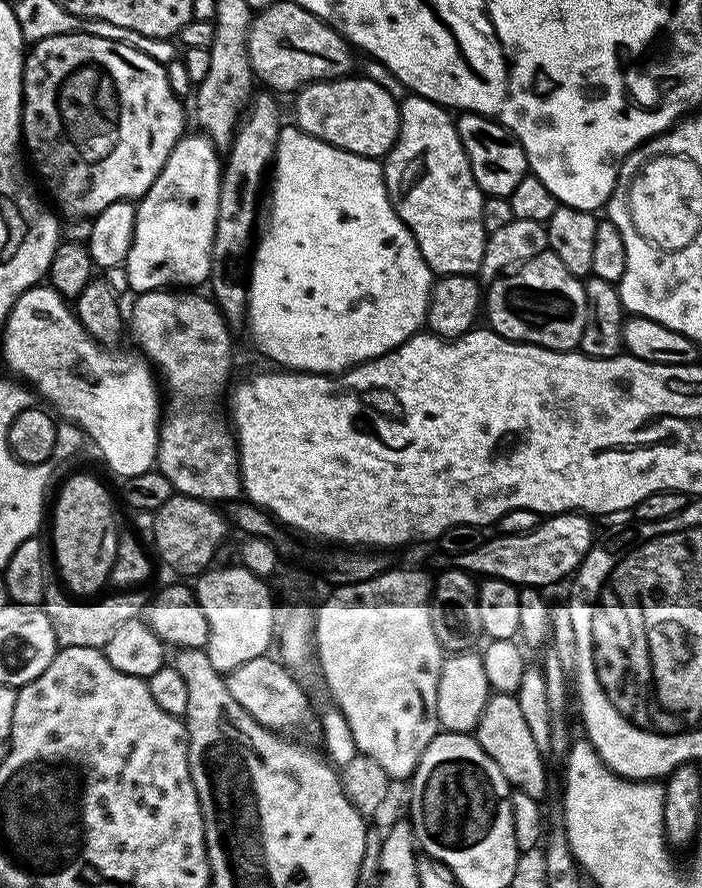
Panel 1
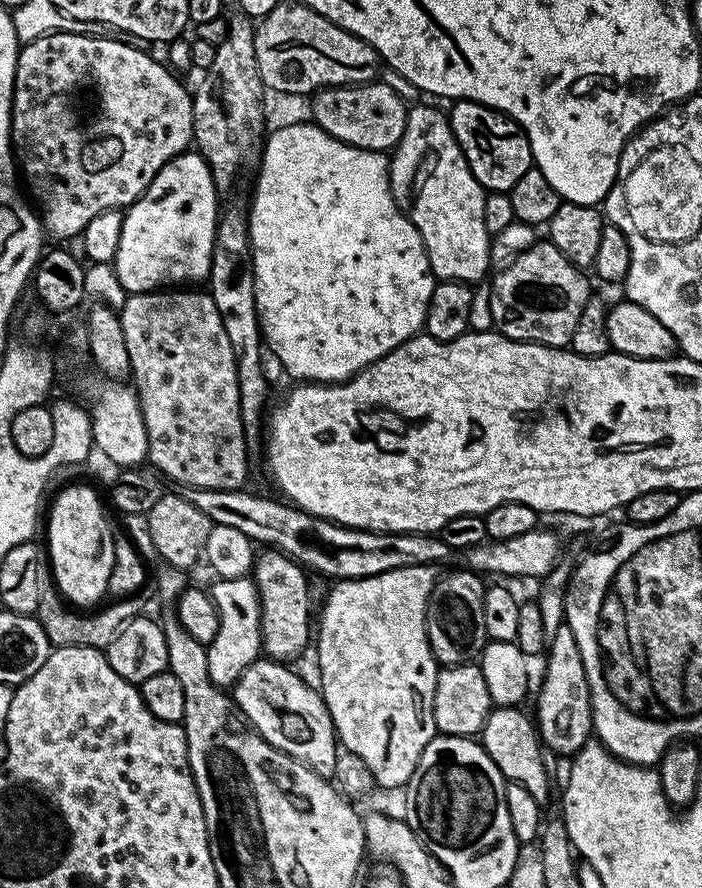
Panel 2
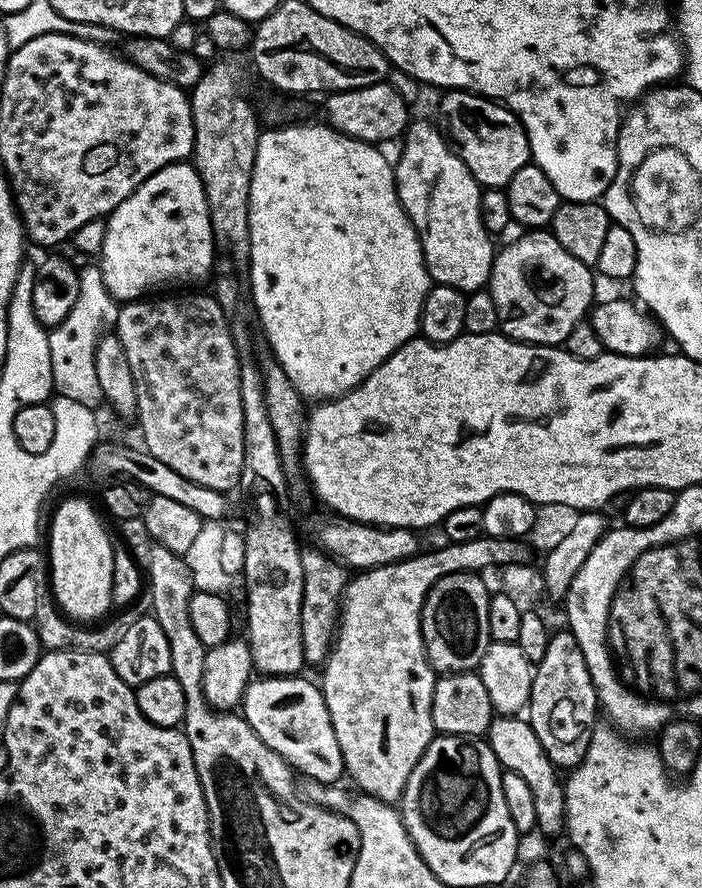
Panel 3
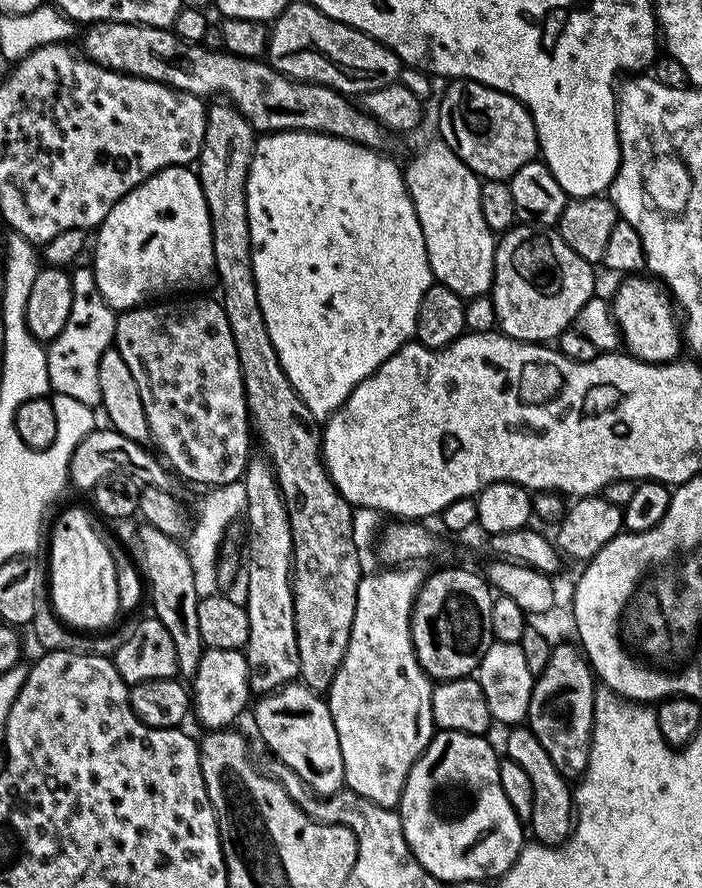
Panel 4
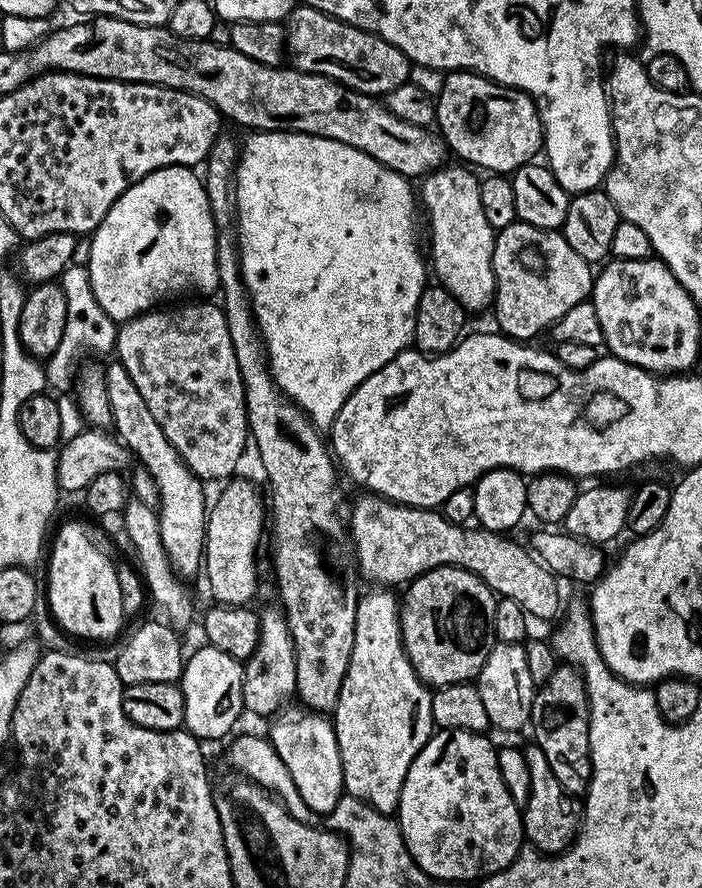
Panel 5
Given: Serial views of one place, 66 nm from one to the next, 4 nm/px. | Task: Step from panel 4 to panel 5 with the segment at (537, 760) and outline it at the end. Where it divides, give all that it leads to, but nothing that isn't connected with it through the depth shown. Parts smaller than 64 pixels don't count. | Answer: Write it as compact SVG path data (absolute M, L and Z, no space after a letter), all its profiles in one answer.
M534 742L523 749L526 766L530 766L530 798L522 806L523 839L541 854L559 854L568 851L576 839L582 823L582 808L573 797L554 778L546 754Z

